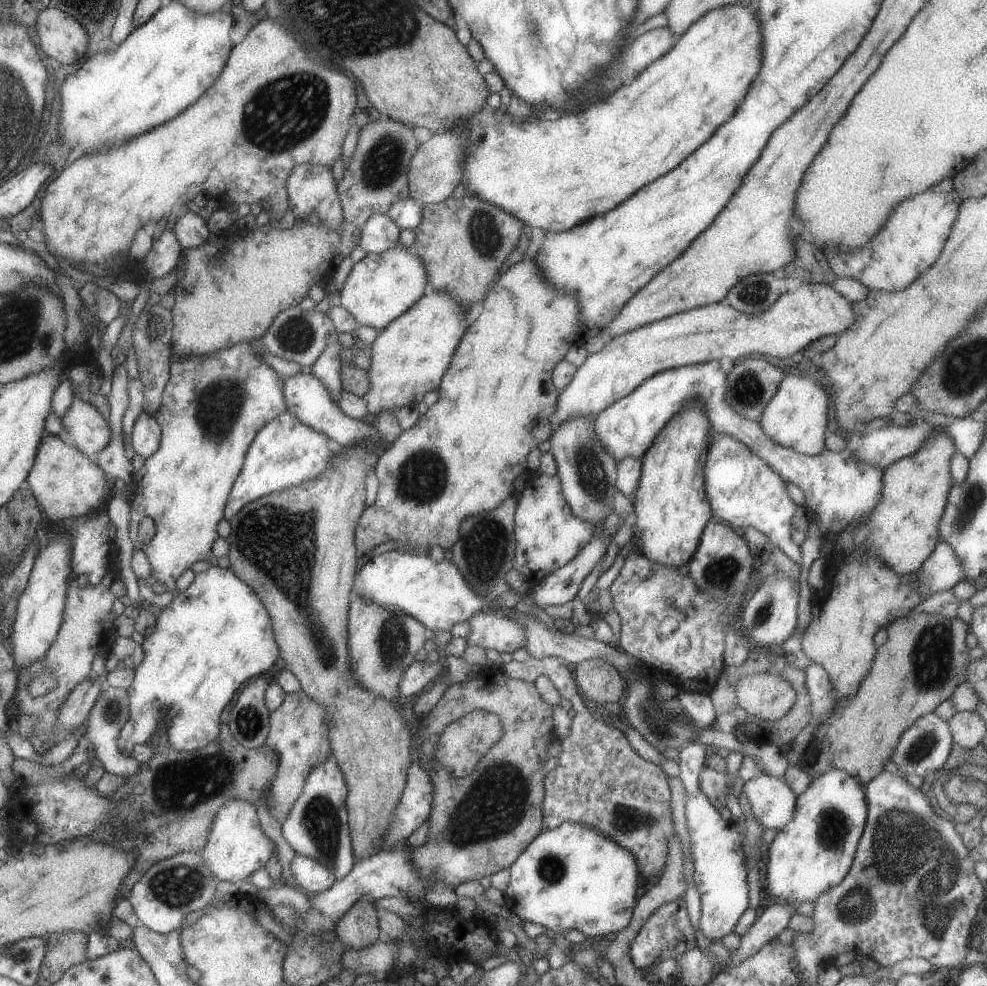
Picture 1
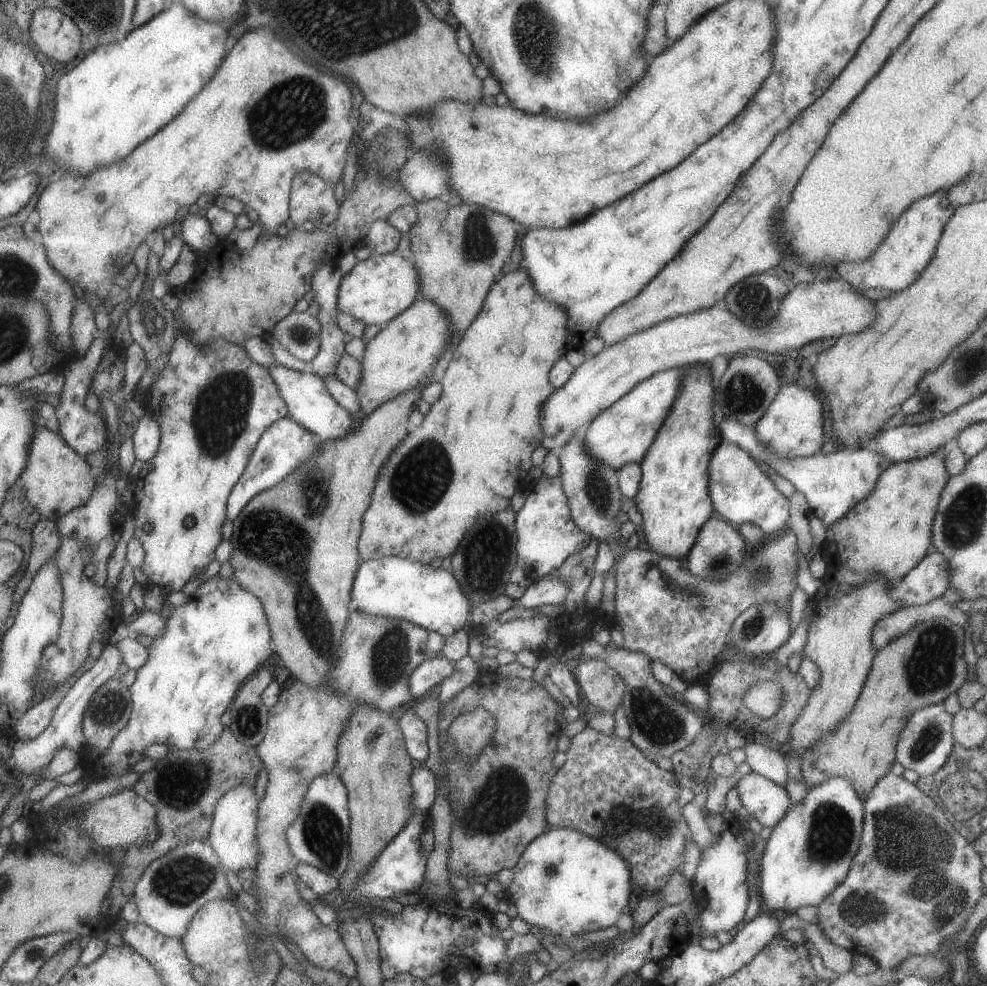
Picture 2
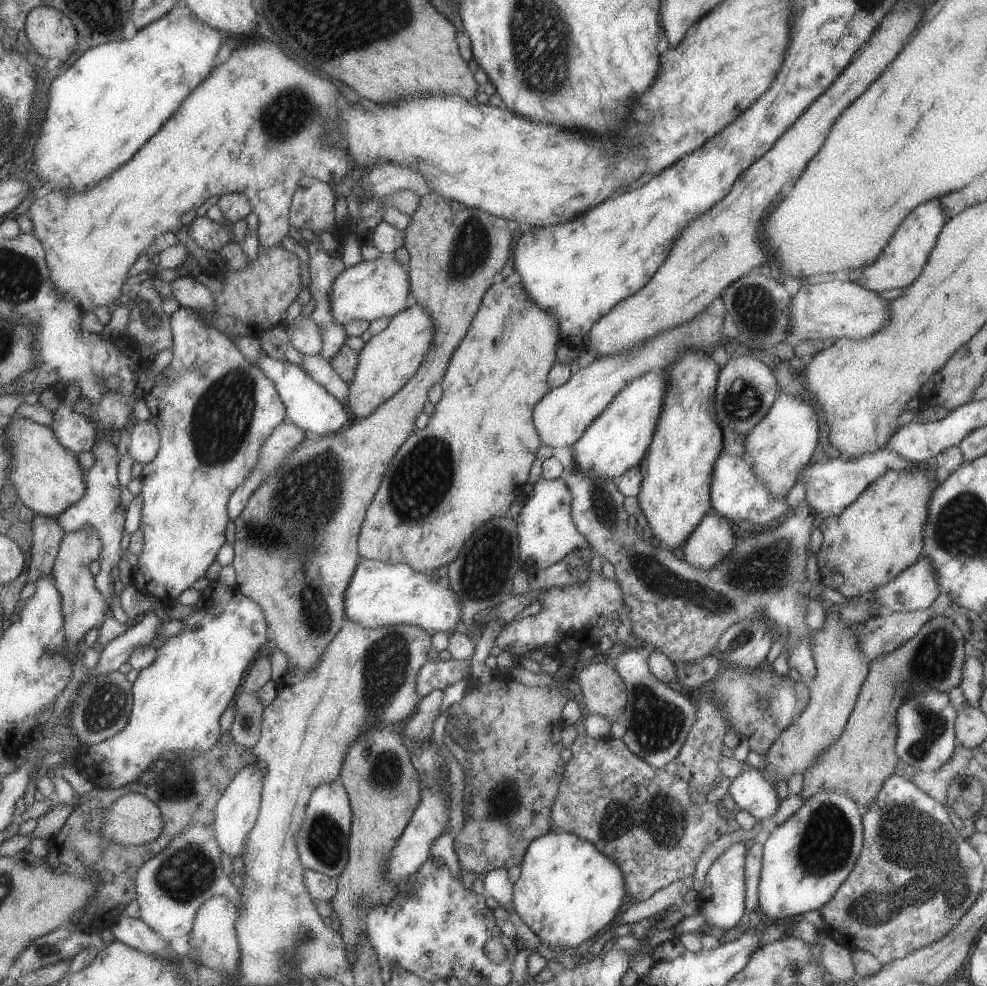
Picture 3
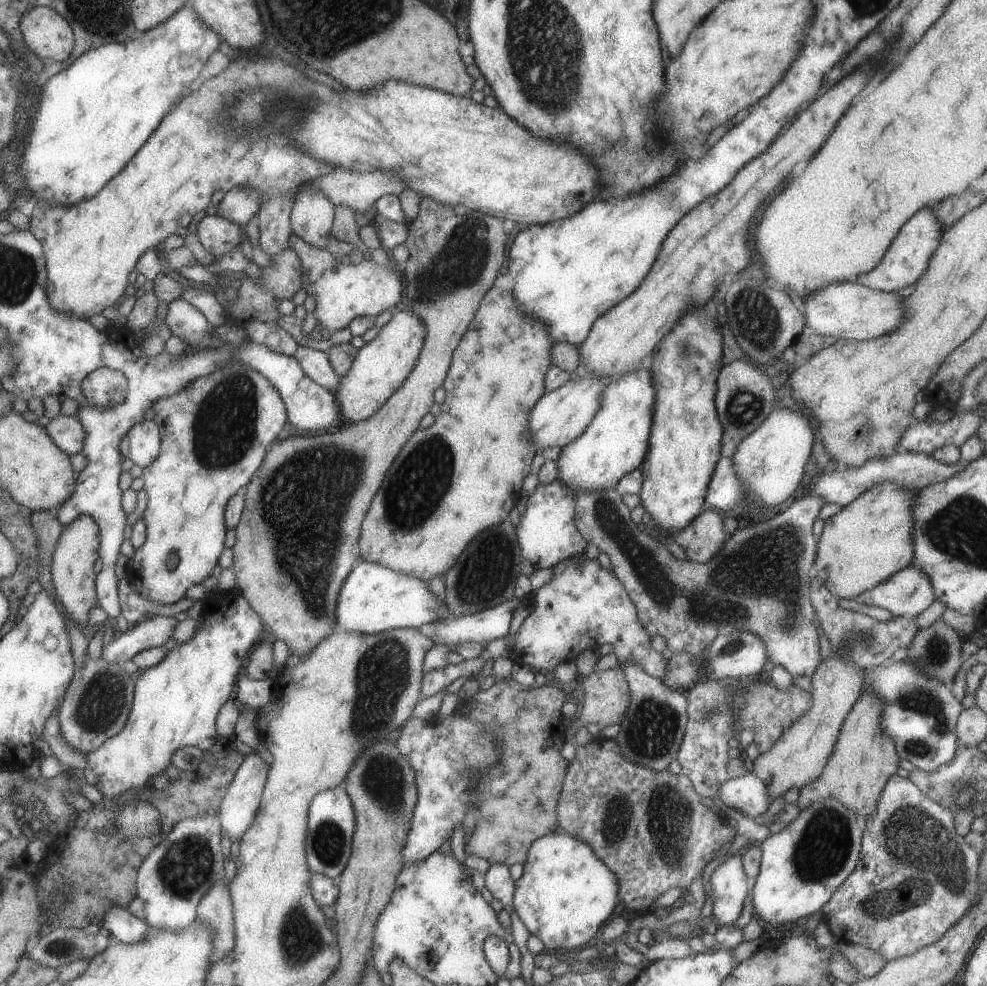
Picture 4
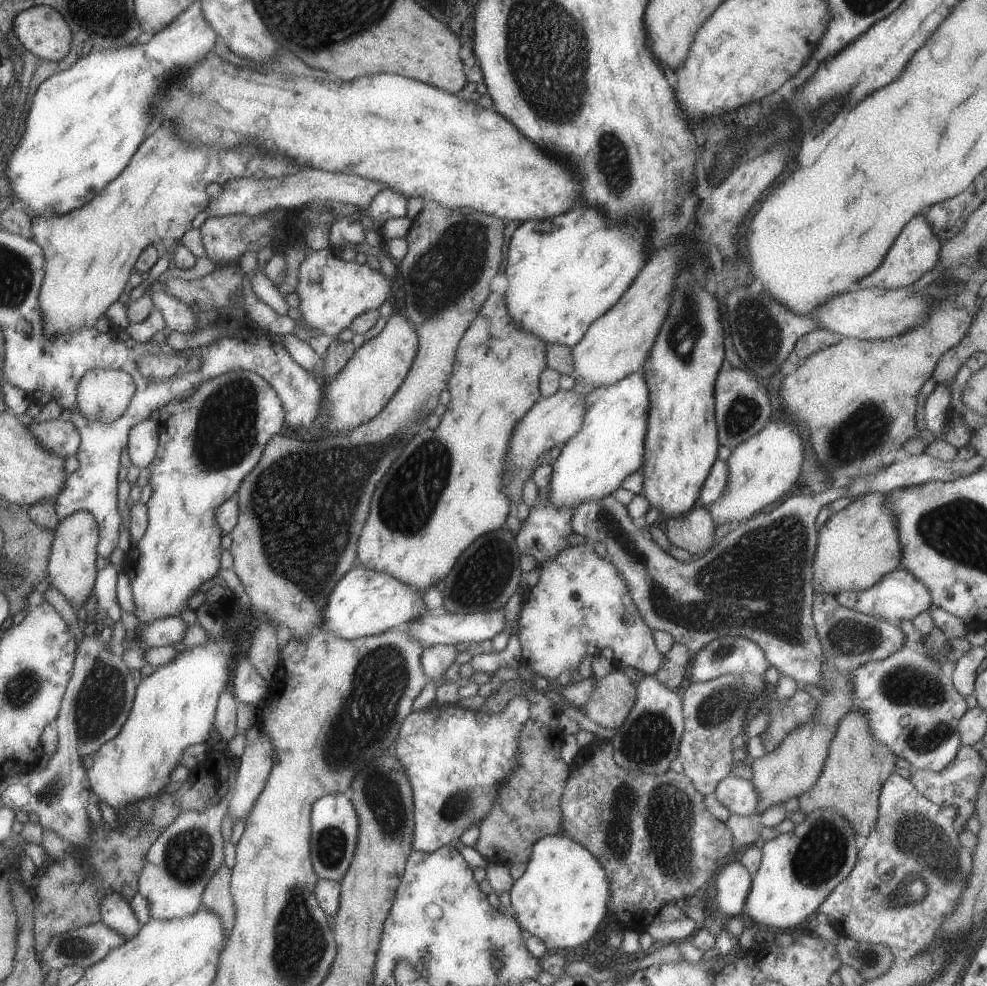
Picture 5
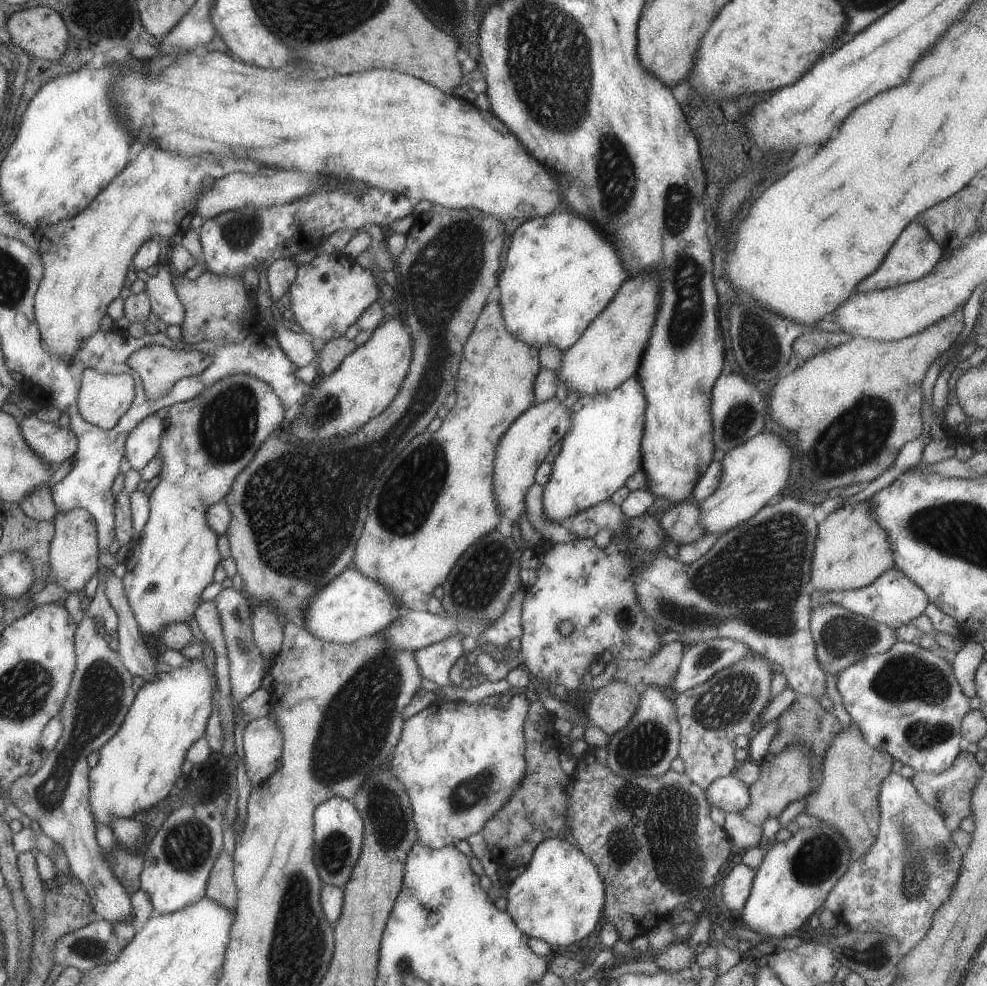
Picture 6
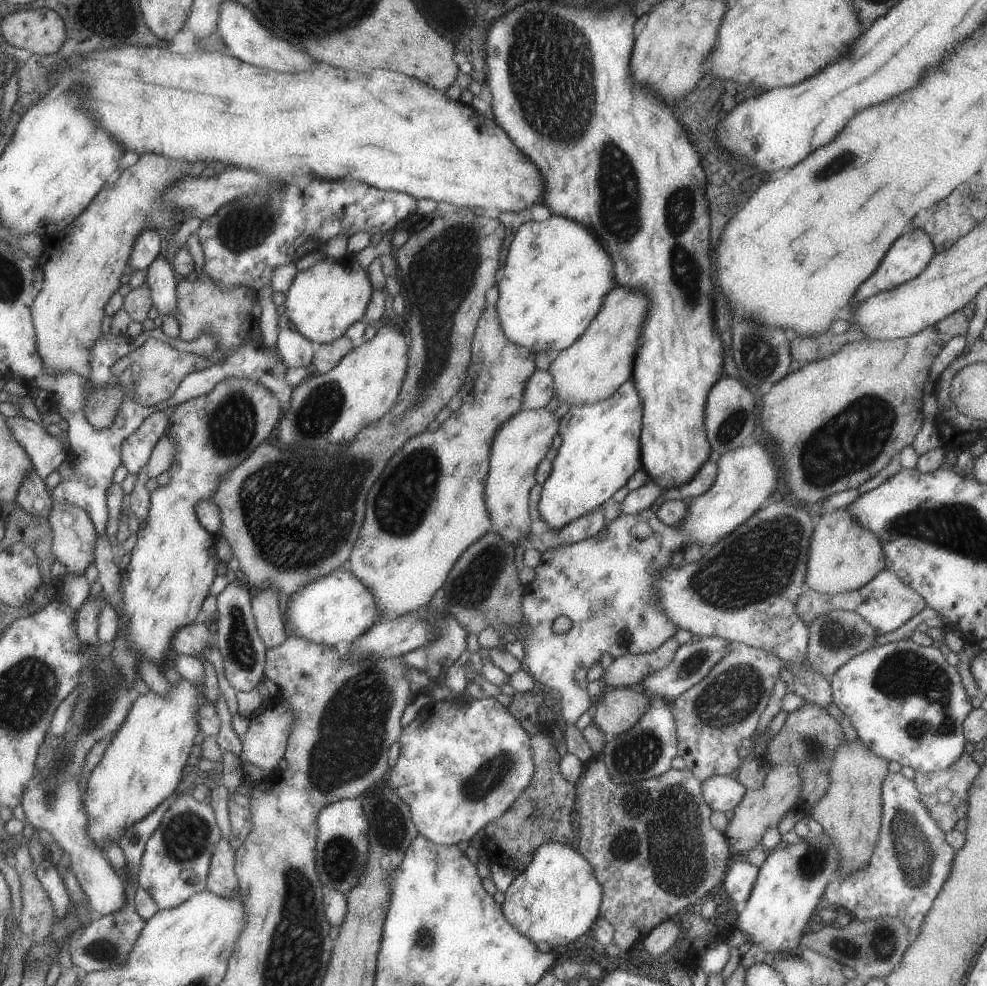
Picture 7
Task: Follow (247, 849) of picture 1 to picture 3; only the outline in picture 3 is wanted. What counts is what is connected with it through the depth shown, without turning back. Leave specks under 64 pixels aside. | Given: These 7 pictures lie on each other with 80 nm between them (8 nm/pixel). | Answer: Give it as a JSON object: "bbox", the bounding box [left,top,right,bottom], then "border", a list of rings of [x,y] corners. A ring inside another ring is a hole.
{"bbox":[211,763,262,859],"border":[[[257,763],[243,766],[239,770],[221,797],[217,800],[214,809],[214,820],[211,828],[215,834],[215,842],[219,850],[231,859],[243,856],[243,842],[247,842],[247,834],[255,825],[260,806],[260,793],[262,788],[261,770]]]}

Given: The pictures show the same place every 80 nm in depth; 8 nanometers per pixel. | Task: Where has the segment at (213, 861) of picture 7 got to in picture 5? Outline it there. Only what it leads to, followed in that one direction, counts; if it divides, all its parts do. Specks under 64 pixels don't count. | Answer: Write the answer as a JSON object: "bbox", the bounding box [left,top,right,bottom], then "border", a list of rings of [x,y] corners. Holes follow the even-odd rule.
{"bbox":[200,866,235,941],"border":[[[219,866],[211,880],[207,882],[202,893],[200,905],[205,910],[211,910],[211,914],[217,914],[223,926],[223,938],[226,941],[231,928],[234,926],[235,910],[231,898],[230,870],[225,866]]]}

